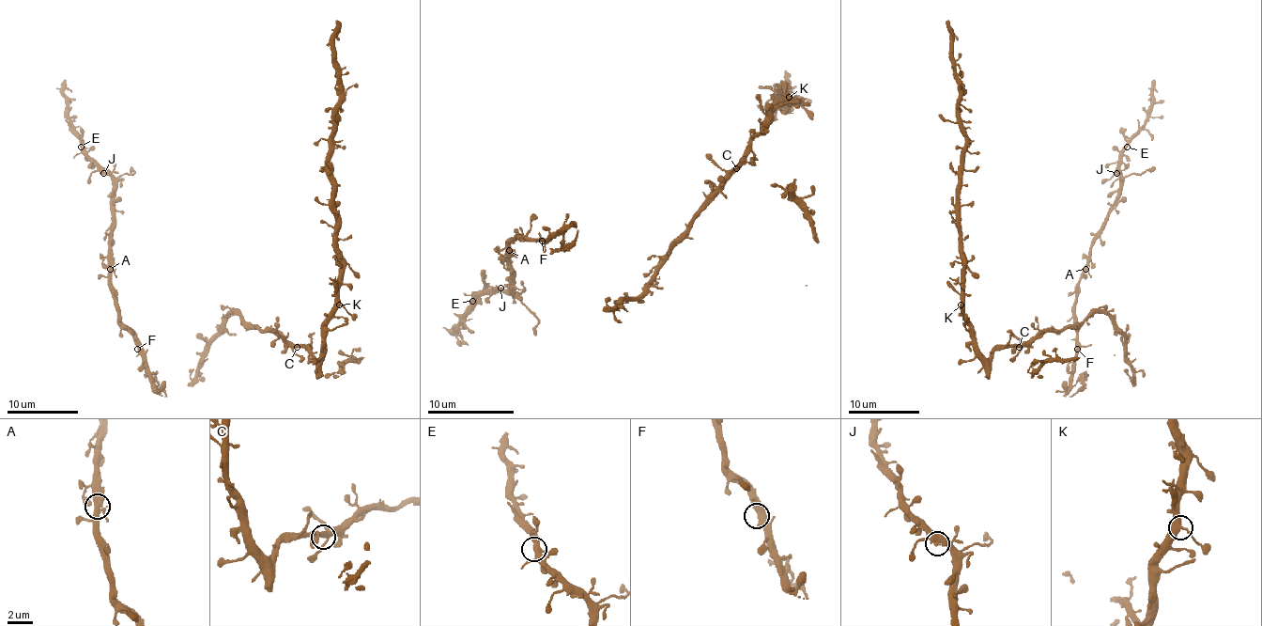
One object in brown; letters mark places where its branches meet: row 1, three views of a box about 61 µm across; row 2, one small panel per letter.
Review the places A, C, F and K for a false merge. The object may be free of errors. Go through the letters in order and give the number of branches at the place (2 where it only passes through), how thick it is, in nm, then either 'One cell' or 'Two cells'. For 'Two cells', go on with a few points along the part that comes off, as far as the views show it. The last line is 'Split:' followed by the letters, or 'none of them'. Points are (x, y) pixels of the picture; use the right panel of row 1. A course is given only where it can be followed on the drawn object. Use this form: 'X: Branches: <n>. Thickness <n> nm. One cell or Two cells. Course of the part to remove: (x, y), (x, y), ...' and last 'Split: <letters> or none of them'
A: Branches: 3. Thickness 360 nm. One cell
C: Branches: 3. Thickness 360 nm. One cell
F: Branches: 3. Thickness 400 nm. One cell
K: Branches: 3. Thickness 400 nm. One cell
Split: none of them

